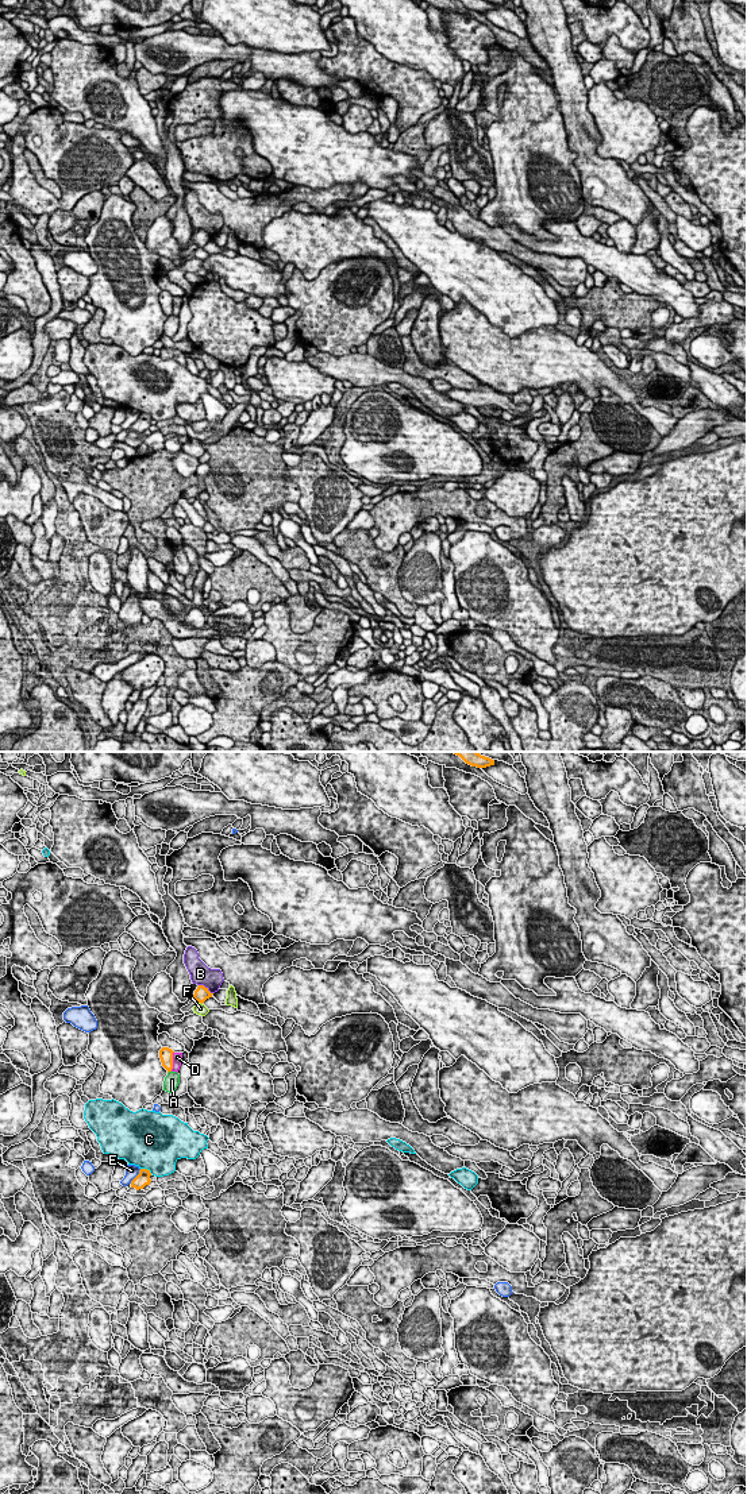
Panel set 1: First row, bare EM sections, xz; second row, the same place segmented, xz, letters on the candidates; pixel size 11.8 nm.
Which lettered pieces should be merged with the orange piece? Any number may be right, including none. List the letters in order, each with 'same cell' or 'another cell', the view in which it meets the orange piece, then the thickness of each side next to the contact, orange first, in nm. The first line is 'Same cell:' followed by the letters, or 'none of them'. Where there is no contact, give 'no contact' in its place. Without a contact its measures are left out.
Same cell: none of them
A: another cell; meets orange in xz; 160 nm thick on the orange side, 180 nm on the other
B: another cell; meets orange in xz; 180 nm thick on the orange side, 240 nm on the other
C: another cell; meets orange in xz; 160 nm thick on the orange side, 500 nm on the other
D: another cell; meets orange in xz; 160 nm thick on the orange side, 130 nm on the other
E: another cell; meets orange in xz; 160 nm thick on the orange side, 160 nm on the other
F: another cell; meets orange in xz; 180 nm thick on the orange side, 130 nm on the other

